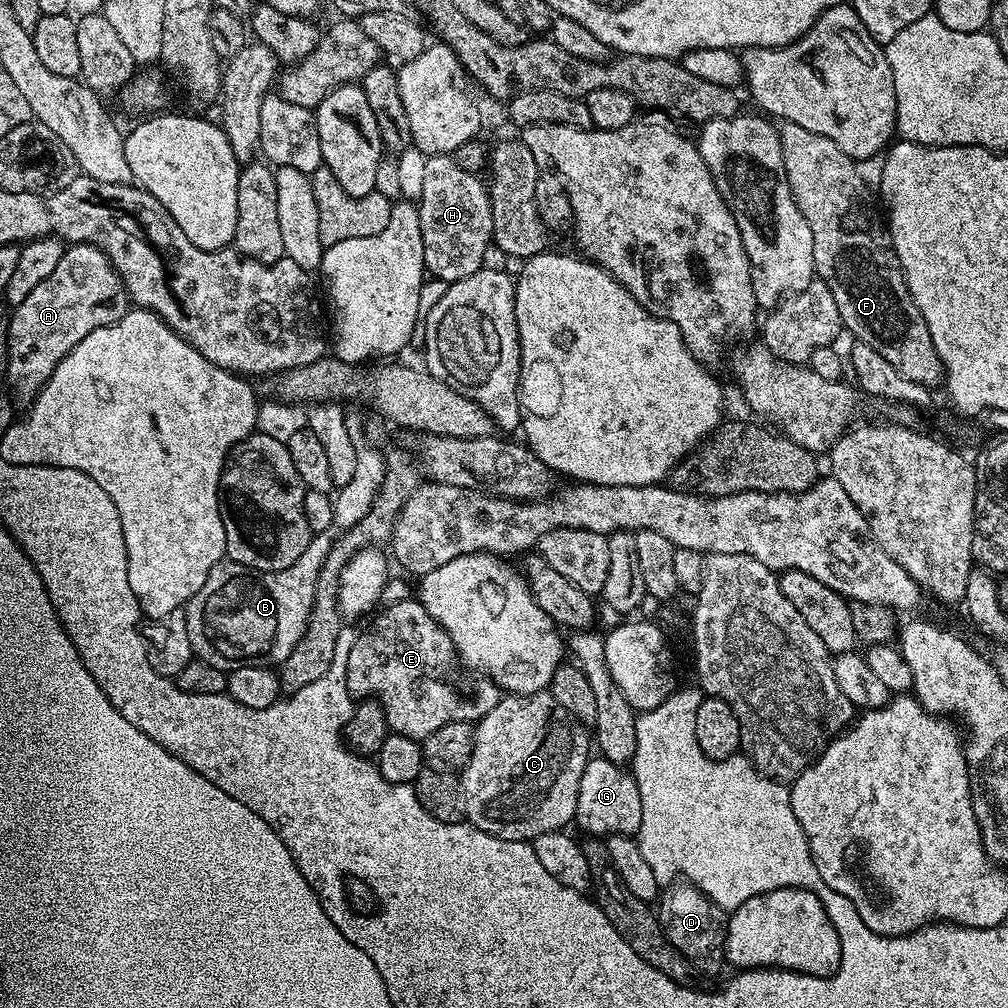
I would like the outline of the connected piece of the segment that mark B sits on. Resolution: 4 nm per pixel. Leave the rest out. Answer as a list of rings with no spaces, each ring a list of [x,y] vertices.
[[[351,410],[345,411],[344,421],[346,422],[346,434],[350,434],[350,442],[354,442],[356,461],[352,467],[350,482],[346,482],[346,486],[338,489],[332,501],[334,510],[332,527],[325,532],[315,533],[312,541],[306,546],[306,550],[302,550],[302,558],[298,558],[298,562],[294,562],[294,566],[281,572],[255,572],[253,568],[231,562],[216,564],[214,570],[210,570],[210,578],[206,578],[206,582],[202,582],[202,590],[198,590],[198,594],[194,594],[194,598],[190,598],[184,608],[188,620],[183,625],[183,631],[186,633],[187,647],[189,649],[192,647],[191,655],[195,659],[204,660],[210,666],[227,673],[239,668],[275,669],[284,664],[286,658],[290,658],[294,646],[298,646],[312,613],[314,590],[322,562],[326,562],[326,554],[332,549],[338,533],[345,532],[350,526],[354,526],[354,522],[358,522],[366,514],[370,514],[370,506],[374,506],[374,498],[378,498],[378,490],[382,486],[384,477],[385,453],[379,452],[372,445],[371,438],[364,433],[363,414],[351,412]]]

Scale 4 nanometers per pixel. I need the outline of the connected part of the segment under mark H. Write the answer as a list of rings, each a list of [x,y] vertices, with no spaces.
[[[434,155],[427,157],[423,189],[417,203],[422,233],[422,248],[426,270],[437,280],[446,283],[461,281],[476,273],[485,265],[488,248],[492,246],[493,210],[491,195],[487,185],[482,184],[479,175],[464,170],[453,155]]]

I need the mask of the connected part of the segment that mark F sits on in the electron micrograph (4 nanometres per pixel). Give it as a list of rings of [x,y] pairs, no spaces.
[[[781,120],[778,131],[790,190],[794,194],[798,210],[802,210],[802,218],[806,218],[806,223],[810,226],[810,234],[814,234],[816,276],[827,286],[830,294],[834,294],[841,325],[847,331],[849,328],[859,343],[874,346],[874,350],[878,350],[878,354],[882,354],[882,358],[886,358],[886,362],[890,362],[890,366],[894,366],[898,374],[910,378],[910,382],[924,384],[930,390],[935,389],[935,384],[939,385],[944,379],[944,363],[934,350],[926,318],[922,318],[906,286],[904,271],[892,248],[892,237],[885,221],[872,205],[873,193],[858,176],[856,161],[838,150],[838,146],[830,142],[830,138],[822,138],[822,134],[806,130],[806,126],[794,126],[794,122]]]

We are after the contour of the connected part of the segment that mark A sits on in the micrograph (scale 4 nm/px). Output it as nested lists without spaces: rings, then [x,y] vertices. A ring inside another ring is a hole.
[[[74,244],[65,247],[62,258],[58,258],[58,266],[54,266],[54,271],[46,278],[42,278],[42,282],[38,282],[38,286],[30,290],[30,295],[11,309],[8,318],[6,383],[14,393],[15,399],[24,400],[23,402],[31,401],[40,385],[58,366],[58,362],[62,362],[62,358],[66,358],[70,350],[74,350],[74,346],[78,346],[78,342],[86,338],[86,334],[118,322],[118,318],[122,318],[128,311],[130,311],[128,291],[108,257],[99,248],[93,248],[91,244]]]

